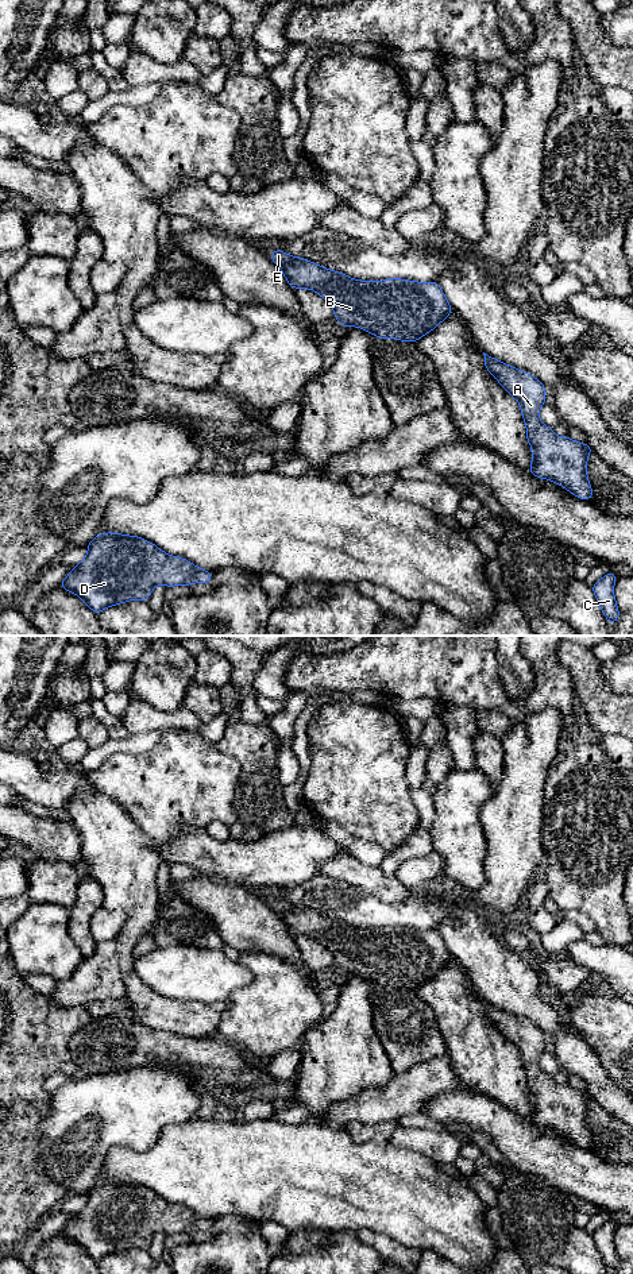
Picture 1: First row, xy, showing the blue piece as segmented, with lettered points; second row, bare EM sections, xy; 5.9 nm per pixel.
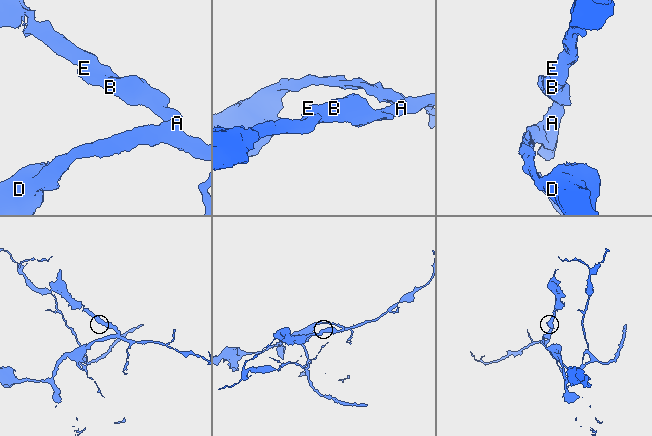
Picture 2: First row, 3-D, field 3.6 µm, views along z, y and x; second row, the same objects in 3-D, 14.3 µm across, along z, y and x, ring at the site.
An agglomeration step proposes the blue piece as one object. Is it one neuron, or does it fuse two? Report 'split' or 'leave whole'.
leave whole

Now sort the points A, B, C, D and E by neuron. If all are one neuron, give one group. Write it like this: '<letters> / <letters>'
A B C D E

